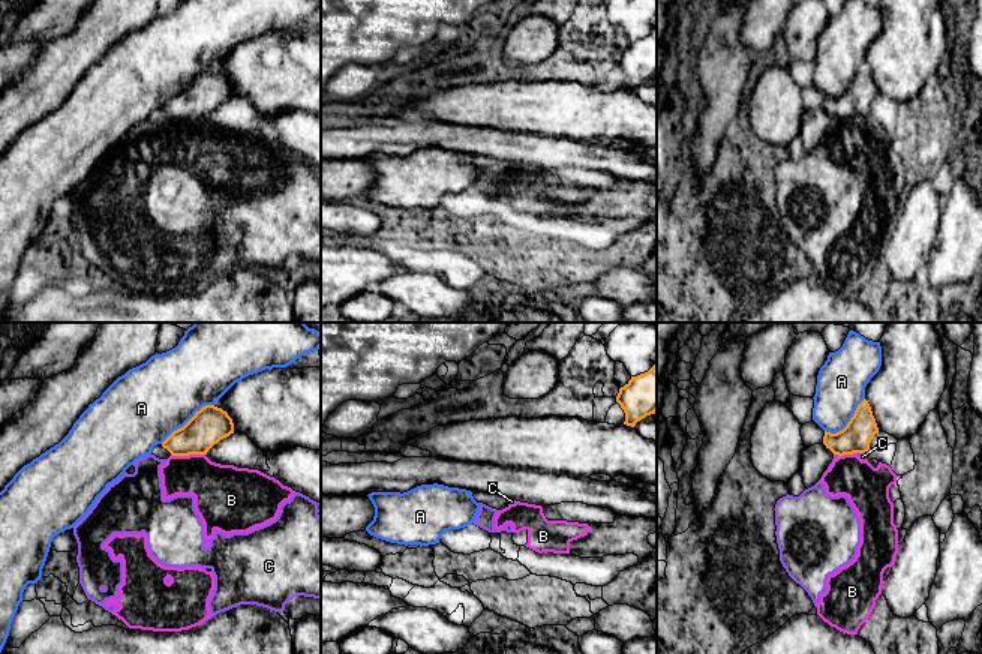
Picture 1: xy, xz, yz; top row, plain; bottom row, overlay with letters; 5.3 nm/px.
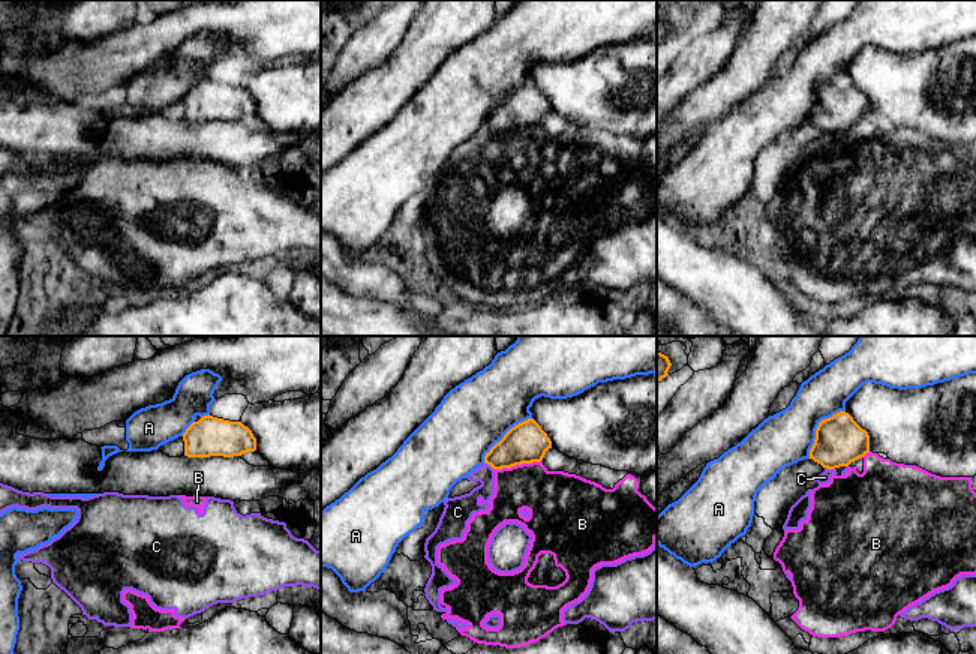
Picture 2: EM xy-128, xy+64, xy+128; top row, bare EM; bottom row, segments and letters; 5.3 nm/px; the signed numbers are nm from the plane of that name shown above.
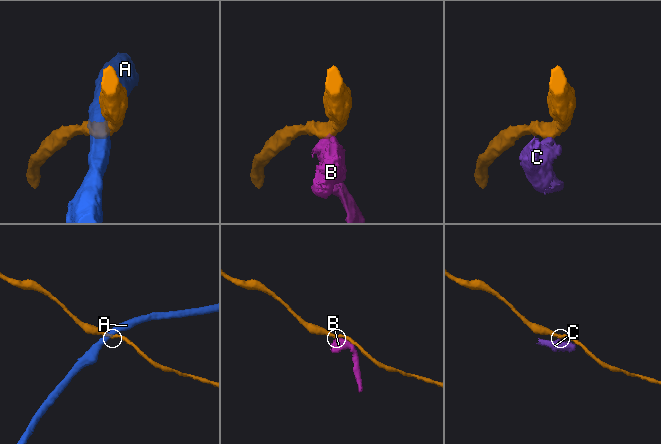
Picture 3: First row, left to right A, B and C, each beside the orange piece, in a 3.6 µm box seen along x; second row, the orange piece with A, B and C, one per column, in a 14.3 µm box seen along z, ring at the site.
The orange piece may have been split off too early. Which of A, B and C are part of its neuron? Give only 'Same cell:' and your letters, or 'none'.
Same cell: none

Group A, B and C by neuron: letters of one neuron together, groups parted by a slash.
A / B C

